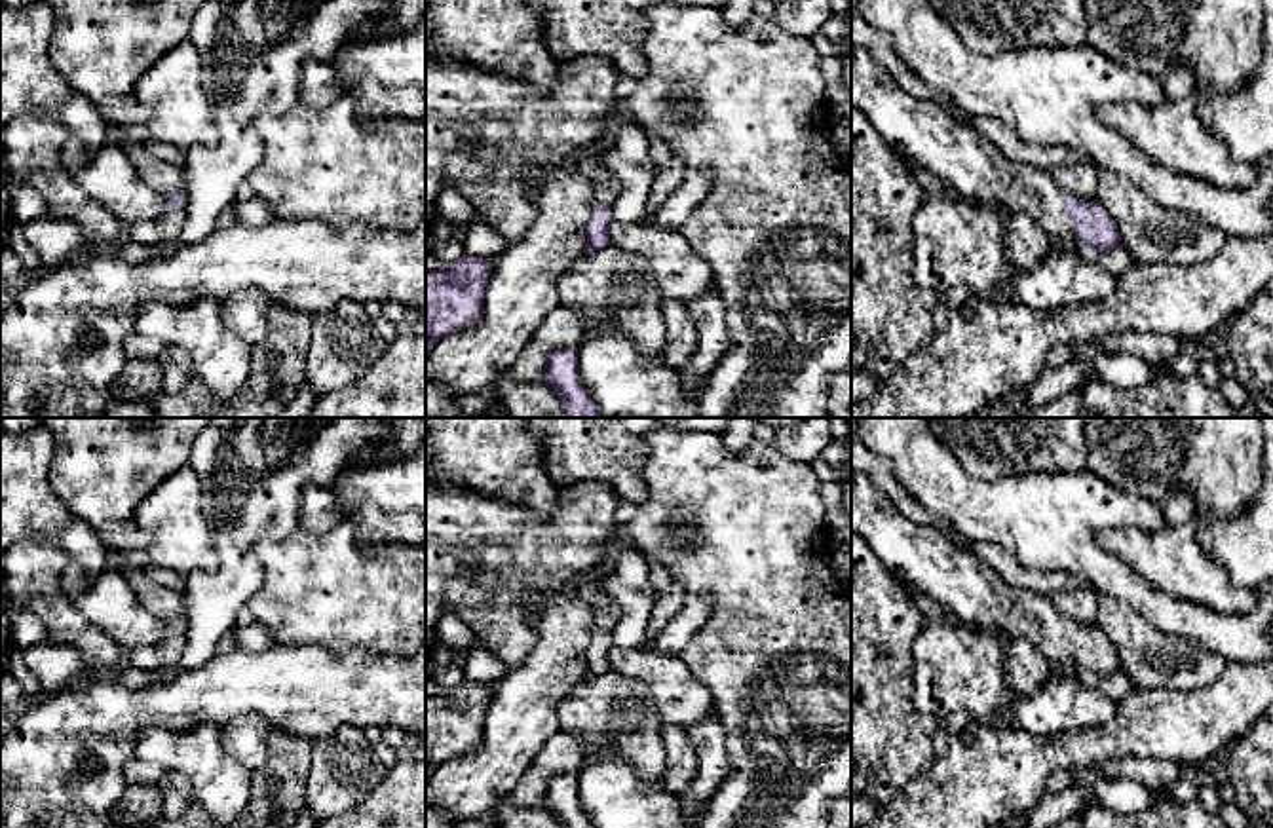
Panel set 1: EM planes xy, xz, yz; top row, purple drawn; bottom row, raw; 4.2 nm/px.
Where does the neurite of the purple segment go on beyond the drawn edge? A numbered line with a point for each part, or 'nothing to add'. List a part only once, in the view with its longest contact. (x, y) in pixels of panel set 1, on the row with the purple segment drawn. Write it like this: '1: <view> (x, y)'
1: yz (973, 166)

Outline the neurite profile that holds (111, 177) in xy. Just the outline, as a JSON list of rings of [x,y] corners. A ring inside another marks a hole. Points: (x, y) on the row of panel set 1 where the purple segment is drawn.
[[[104,144],[93,158],[78,158],[76,182],[125,228],[137,222],[156,222],[169,209],[163,194],[154,190],[137,171],[131,156]]]

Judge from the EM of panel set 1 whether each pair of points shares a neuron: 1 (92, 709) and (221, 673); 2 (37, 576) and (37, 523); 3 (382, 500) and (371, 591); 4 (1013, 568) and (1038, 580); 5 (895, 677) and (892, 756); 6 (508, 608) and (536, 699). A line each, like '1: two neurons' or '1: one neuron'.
1: one neuron
2: two neurons
3: two neurons
4: one neuron
5: one neuron
6: two neurons

